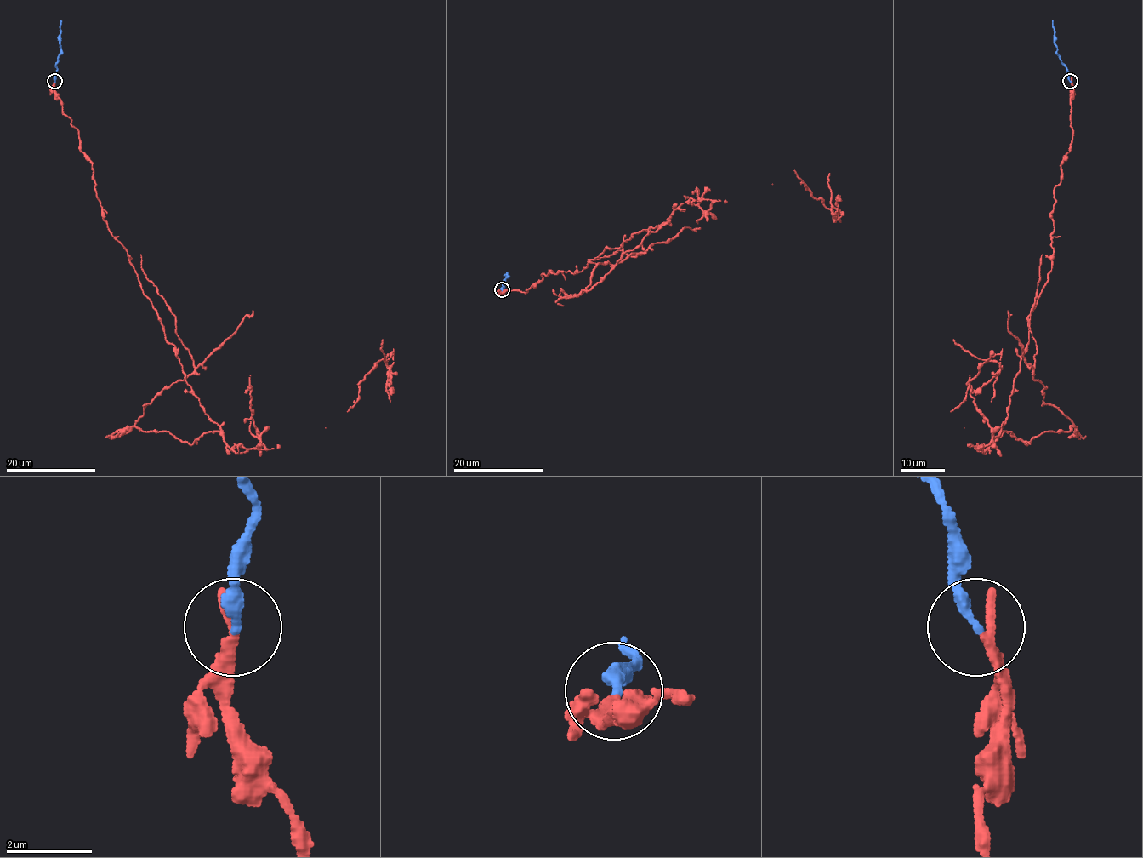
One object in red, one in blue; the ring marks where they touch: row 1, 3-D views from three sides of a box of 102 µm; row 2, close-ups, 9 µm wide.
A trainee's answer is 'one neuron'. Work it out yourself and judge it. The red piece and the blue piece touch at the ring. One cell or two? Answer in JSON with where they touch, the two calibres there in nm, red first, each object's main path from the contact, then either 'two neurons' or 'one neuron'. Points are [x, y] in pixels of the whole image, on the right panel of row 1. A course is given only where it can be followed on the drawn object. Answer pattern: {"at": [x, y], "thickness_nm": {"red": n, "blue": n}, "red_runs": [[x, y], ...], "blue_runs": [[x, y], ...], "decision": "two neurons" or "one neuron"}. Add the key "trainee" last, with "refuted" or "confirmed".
{"at": [1070, 81], "thickness_nm": {"red": 300, "blue": 280}, "red_runs": [[1071, 82], [1052, 270], [1028, 317], [1001, 428], [1026, 445], [1073, 422], [1046, 404], [1033, 379], [1042, 254]], "blue_runs": [[1070, 82], [1067, 69], [1054, 42], [1053, 20]], "decision": "two neurons", "trainee": "refuted"}

